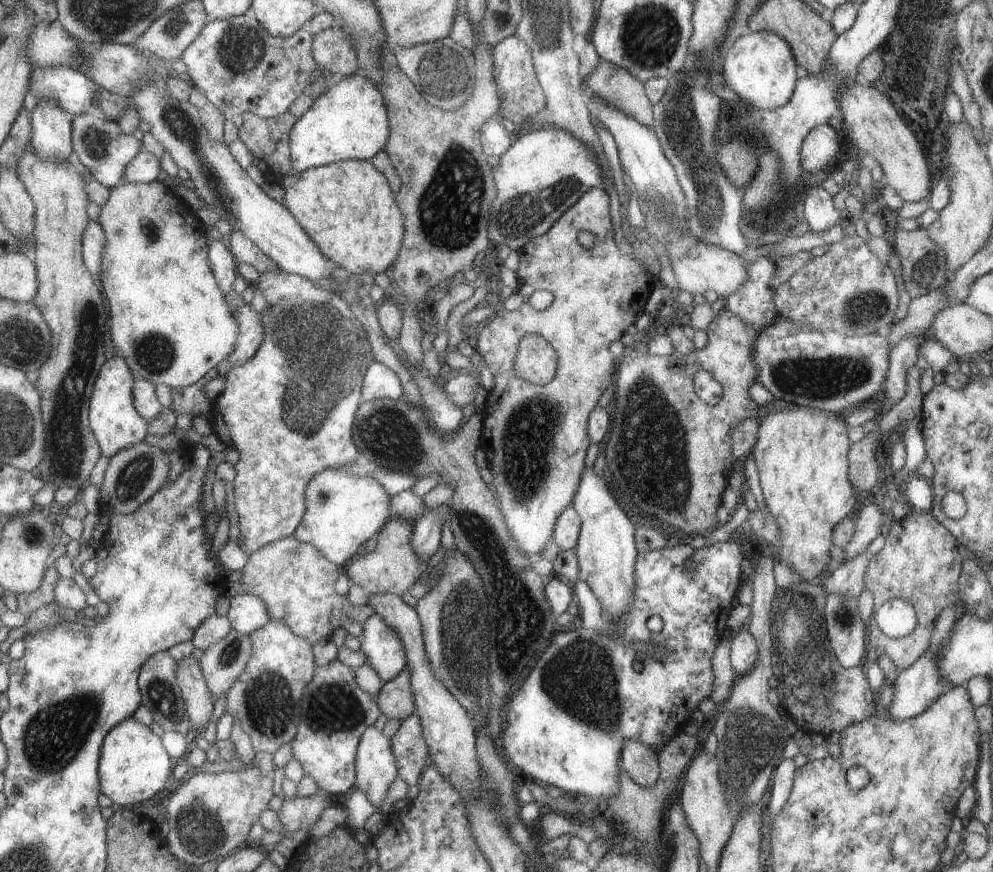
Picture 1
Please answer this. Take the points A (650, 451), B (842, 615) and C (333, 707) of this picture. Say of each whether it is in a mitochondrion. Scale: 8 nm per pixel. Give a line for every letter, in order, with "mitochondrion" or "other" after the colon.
A: mitochondrion
B: mitochondrion
C: mitochondrion

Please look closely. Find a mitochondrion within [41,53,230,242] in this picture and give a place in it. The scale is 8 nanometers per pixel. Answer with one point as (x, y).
(93, 140)

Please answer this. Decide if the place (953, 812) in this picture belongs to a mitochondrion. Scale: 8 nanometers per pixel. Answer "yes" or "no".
no

